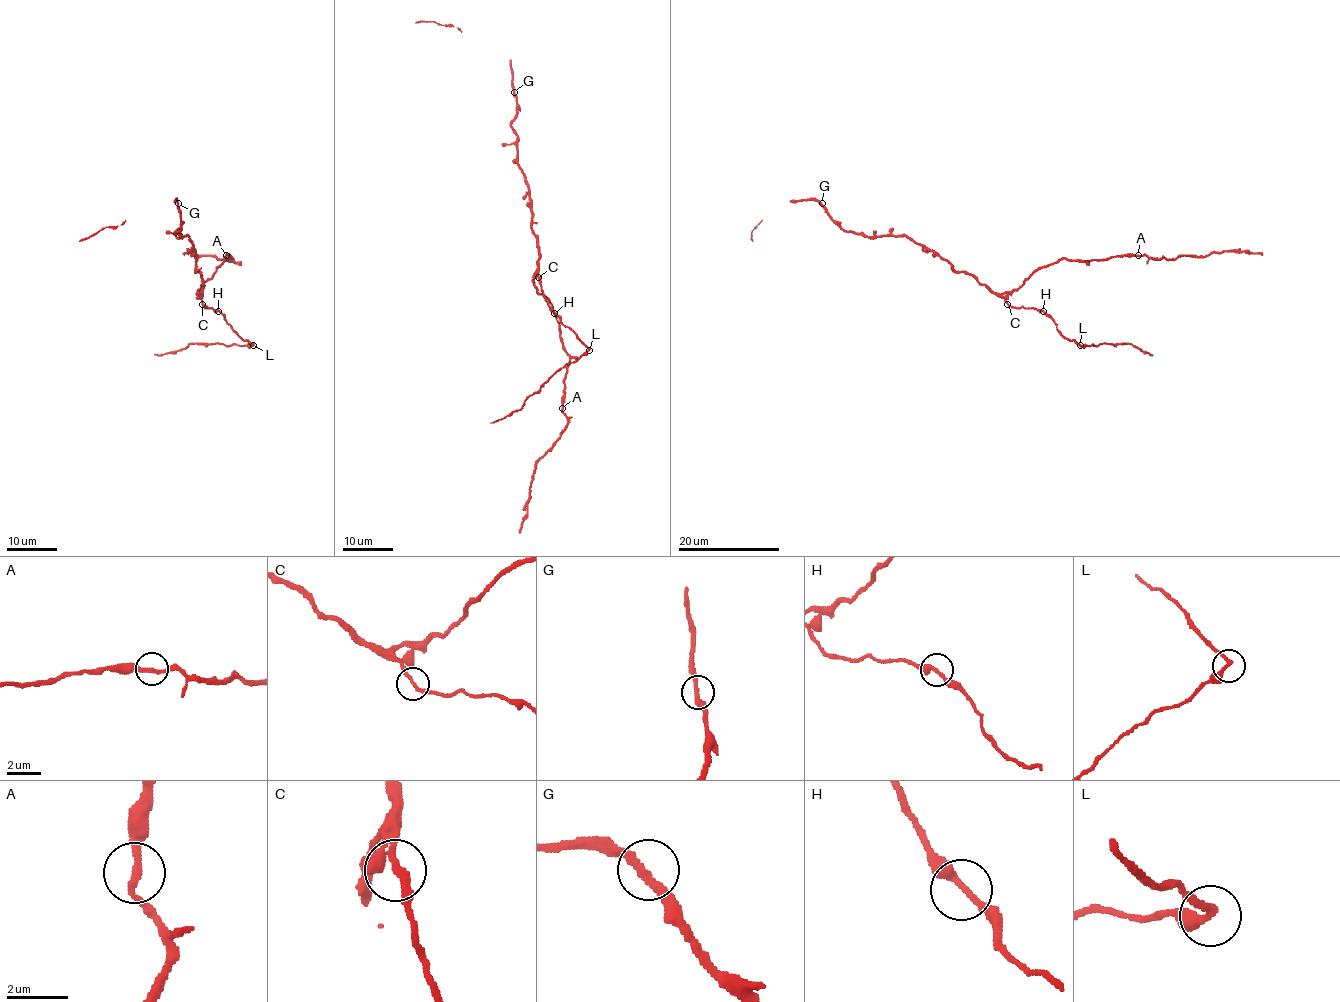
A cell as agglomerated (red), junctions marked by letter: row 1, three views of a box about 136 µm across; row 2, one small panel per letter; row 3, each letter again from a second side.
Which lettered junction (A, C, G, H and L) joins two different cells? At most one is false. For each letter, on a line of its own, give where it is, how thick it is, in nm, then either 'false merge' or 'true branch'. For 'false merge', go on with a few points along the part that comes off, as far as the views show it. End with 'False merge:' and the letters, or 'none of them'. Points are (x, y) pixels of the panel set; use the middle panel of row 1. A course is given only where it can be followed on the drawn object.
A: (562, 408) | 240 nm | true branch
C: (538, 277) | 240 nm | true branch
G: (514, 92) | 280 nm | true branch
H: (554, 313) | 280 nm | true branch
L: (589, 350) | 280 nm | false merge | (588, 350), (557, 370), (523, 406), (490, 423)
False merge: L

